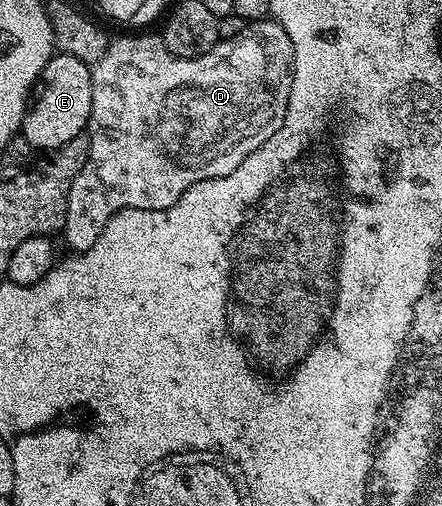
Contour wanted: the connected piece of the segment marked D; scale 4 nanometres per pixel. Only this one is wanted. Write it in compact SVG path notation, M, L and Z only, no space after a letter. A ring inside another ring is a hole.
M271 17L260 18L256 22L249 22L242 33L232 39L221 39L204 55L197 59L180 59L171 55L166 49L163 38L156 35L124 35L121 39L113 38L108 44L106 53L92 67L92 84L94 85L94 105L90 113L90 121L86 128L88 136L88 159L82 165L78 177L70 185L70 197L66 201L66 217L62 228L62 236L72 246L73 252L79 253L90 249L94 241L98 241L98 233L110 221L110 217L117 215L122 209L170 209L174 201L190 185L198 181L206 181L214 177L226 177L226 173L234 173L254 149L258 149L274 133L278 133L278 125L286 117L286 105L290 101L290 85L292 84L292 42L286 37L286 31L280 23Z

